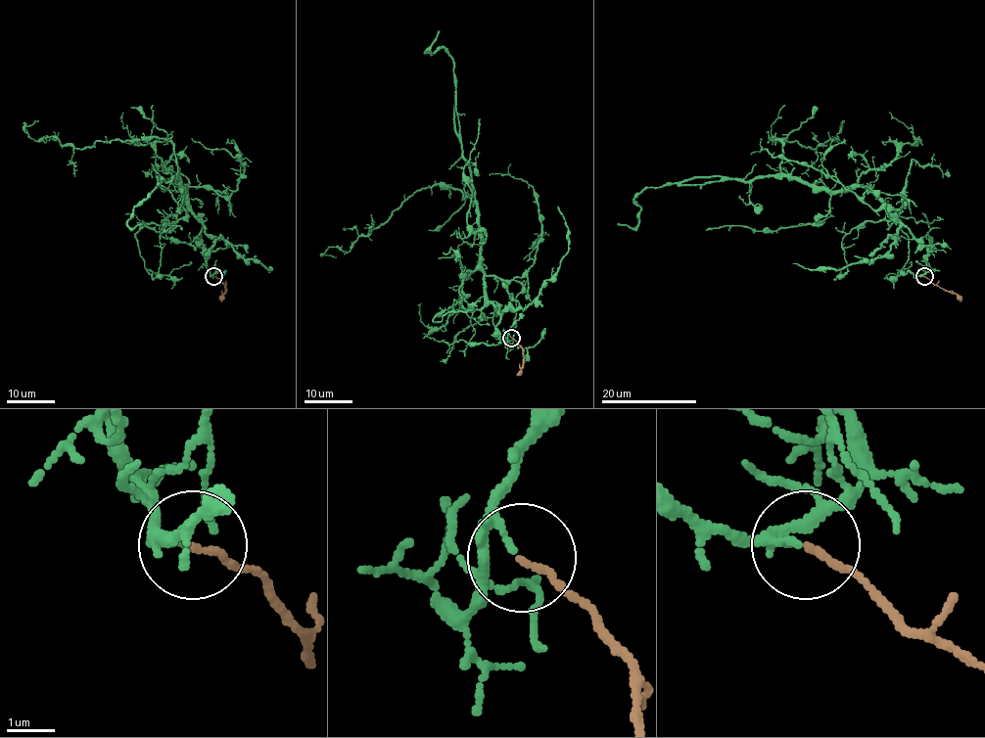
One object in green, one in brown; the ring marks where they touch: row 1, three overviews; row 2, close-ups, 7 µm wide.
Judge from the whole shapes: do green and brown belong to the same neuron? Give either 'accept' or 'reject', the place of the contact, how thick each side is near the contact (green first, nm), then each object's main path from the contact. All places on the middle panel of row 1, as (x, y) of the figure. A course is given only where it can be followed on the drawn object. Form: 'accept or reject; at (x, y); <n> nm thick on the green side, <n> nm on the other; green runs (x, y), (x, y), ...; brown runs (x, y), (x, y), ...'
accept; at (511, 338); 130 nm thick on the green side, 130 nm on the other; green runs (511, 337), (495, 329), (485, 289), (475, 195), (421, 187), (348, 252), (322, 254), (336, 257); brown runs (511, 338), (523, 349), (523, 367), (519, 375)

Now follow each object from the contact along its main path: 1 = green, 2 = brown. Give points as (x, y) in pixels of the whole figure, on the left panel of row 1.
1: (213, 276), (169, 141), (76, 149), (30, 138), (24, 127), (38, 121)
2: (213, 276), (225, 285), (221, 301)

